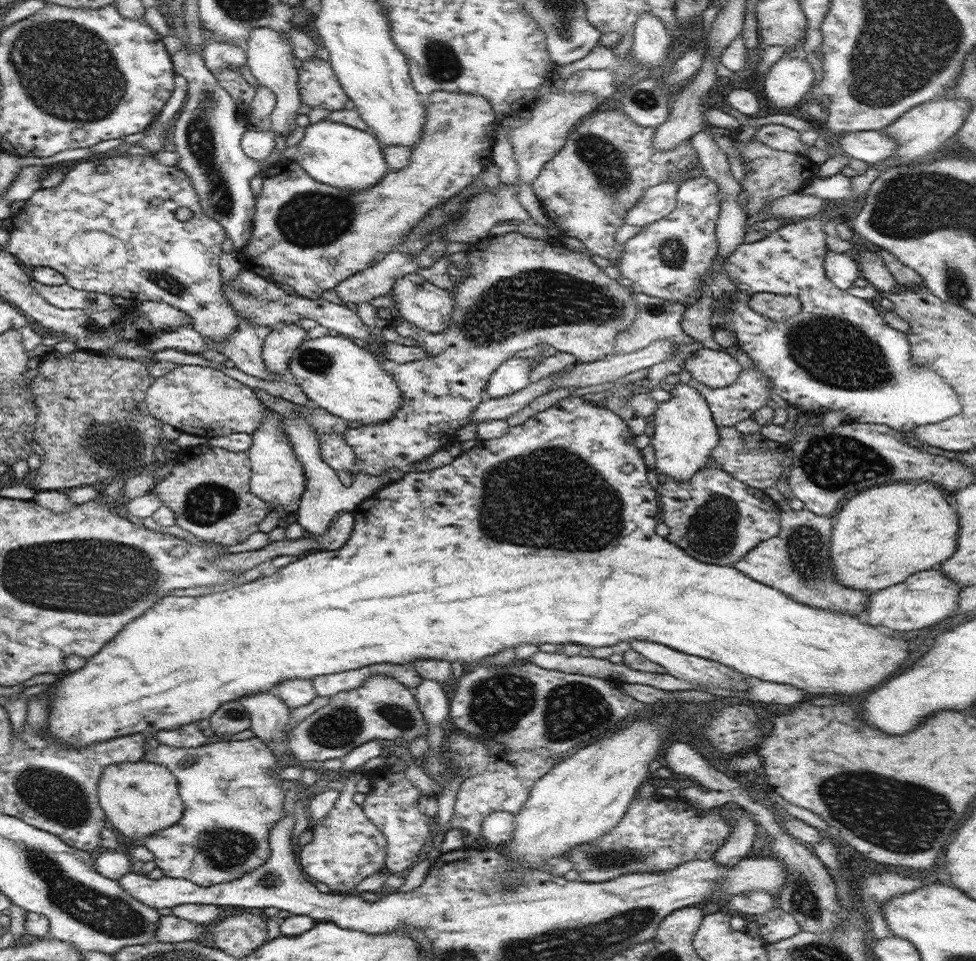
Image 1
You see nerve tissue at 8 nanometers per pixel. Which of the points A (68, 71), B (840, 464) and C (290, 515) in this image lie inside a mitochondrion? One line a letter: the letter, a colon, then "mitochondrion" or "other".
A: mitochondrion
B: mitochondrion
C: other

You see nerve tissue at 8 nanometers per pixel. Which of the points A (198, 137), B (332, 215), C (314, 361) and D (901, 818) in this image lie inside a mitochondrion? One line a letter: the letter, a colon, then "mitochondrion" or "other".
A: mitochondrion
B: mitochondrion
C: mitochondrion
D: mitochondrion

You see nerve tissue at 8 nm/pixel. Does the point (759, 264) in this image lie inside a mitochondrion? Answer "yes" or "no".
no

